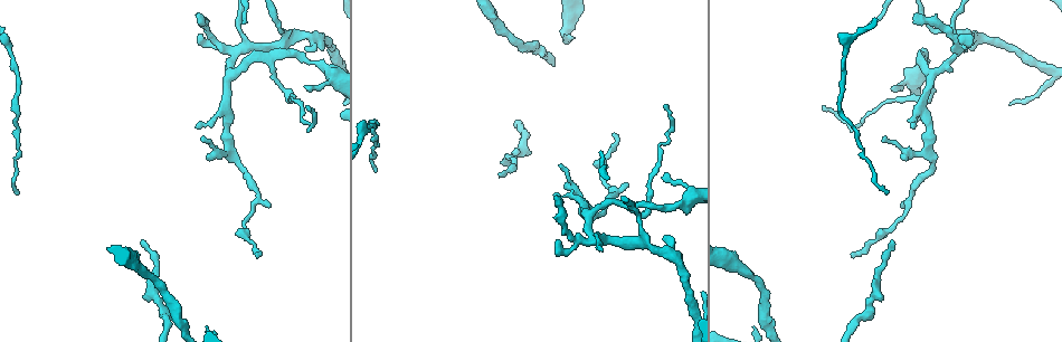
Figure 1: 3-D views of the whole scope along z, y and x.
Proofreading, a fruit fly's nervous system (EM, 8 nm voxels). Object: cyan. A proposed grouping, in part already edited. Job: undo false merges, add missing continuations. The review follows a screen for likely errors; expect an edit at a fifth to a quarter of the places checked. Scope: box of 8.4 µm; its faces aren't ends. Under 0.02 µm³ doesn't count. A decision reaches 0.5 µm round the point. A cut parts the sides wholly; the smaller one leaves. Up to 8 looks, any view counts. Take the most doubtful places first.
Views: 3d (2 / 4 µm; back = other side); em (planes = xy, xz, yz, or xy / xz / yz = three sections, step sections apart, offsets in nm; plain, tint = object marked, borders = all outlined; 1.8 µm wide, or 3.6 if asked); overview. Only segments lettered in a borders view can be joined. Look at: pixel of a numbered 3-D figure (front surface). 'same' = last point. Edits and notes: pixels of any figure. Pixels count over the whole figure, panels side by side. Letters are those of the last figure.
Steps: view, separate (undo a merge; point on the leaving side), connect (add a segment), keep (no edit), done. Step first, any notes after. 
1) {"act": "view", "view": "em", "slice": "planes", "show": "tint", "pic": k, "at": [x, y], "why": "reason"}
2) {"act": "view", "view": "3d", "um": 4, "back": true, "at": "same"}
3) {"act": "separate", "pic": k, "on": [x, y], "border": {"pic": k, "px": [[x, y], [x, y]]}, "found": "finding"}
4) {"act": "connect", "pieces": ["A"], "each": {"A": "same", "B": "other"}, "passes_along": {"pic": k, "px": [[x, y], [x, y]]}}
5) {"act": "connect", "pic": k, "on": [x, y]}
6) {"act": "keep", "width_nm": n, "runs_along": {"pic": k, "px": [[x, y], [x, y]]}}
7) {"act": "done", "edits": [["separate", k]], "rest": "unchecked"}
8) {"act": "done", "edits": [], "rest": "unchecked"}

{"act": "view", "view": "em", "slice": "yz", "step": 16, "show": "tint", "pic": 1, "at": [563, 35]}

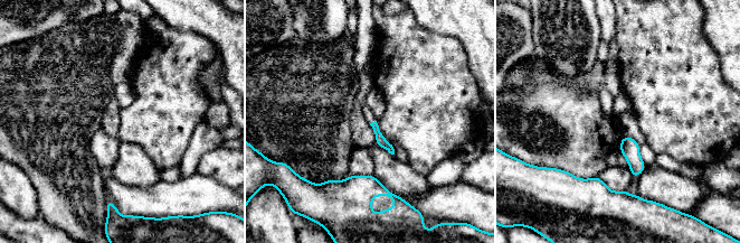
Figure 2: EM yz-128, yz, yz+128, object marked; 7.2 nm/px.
{"act": "view", "view": "em", "slice": "planes", "show": "borders", "at": "same", "why": "another direction"}

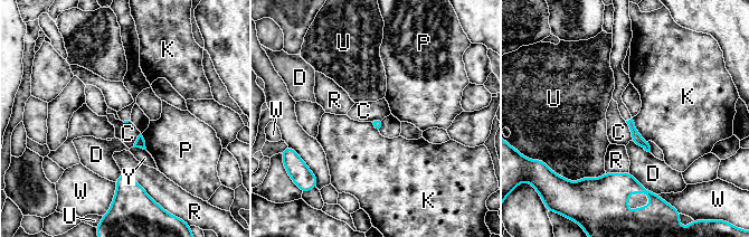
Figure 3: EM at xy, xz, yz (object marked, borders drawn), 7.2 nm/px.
{"act": "keep", "each": {"C": "other", "D": "other", "K": "other", "P": "other", "R": "other", "U": "other", "W": "other", "Y": "other"}, "found": "none of them fits"}

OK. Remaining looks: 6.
{"act": "view", "view": "3d", "um": 2, "pic": 1, "at": [235, 55], "why": "four-way junction"}

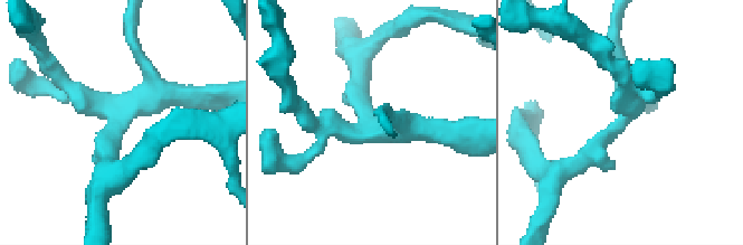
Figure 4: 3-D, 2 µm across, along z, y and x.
{"act": "view", "view": "em", "slice": "yz", "step": 16, "show": "borders", "pic": 4, "at": [123, 122], "why": "shape alone is not enough"}

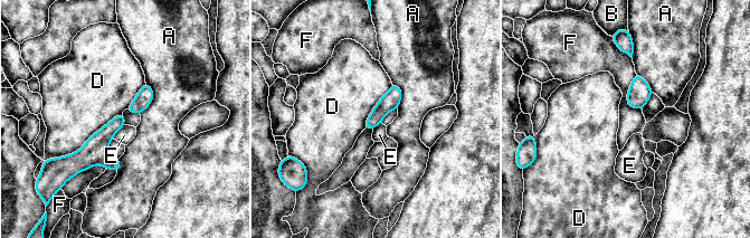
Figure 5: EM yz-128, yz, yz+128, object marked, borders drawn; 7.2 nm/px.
{"act": "keep", "each": {"A": "other", "B": "other", "D": "other", "E": "other", "F": "other"}, "runs_along": {"pic": 5, "px": [[395, 87], [394, 96], [368, 126]]}, "found": "continuous, no second neuron"}

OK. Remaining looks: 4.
{"act": "view", "view": "3d", "um": 4, "pic": 1, "at": [614, 133], "why": "tapers out"}

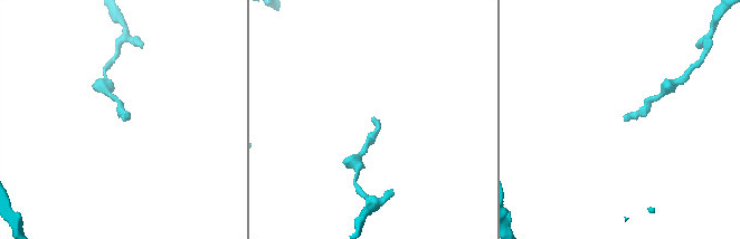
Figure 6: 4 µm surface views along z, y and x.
{"act": "view", "view": "em", "slice": "xz", "step": 4, "show": "tint", "pic": 6, "at": [123, 116]}

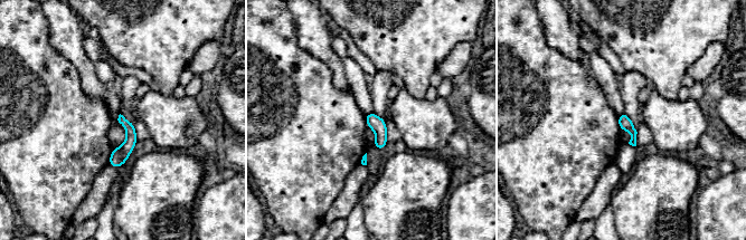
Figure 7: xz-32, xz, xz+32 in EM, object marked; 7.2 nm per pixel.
{"act": "view", "view": "em", "slice": "planes", "show": "borders", "at": "same", "why": "another direction"}

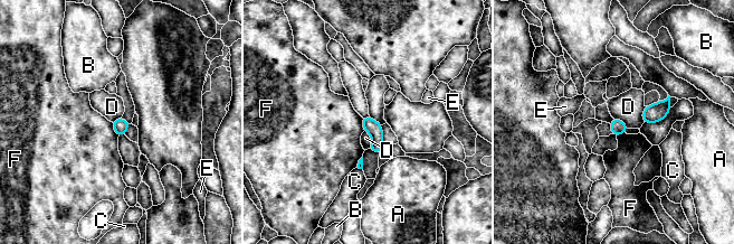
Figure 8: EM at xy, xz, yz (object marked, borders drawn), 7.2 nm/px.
{"act": "keep", "width_nm": 100, "longest_contact_nm": ["D", 140], "each": {"A": "other", "B": "other", "C": "other", "D": "other", "E": "other", "F": "other"}, "found": "none of them fits"}

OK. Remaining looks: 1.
{"act": "done", "edits": [], "rest": "unchecked"}

